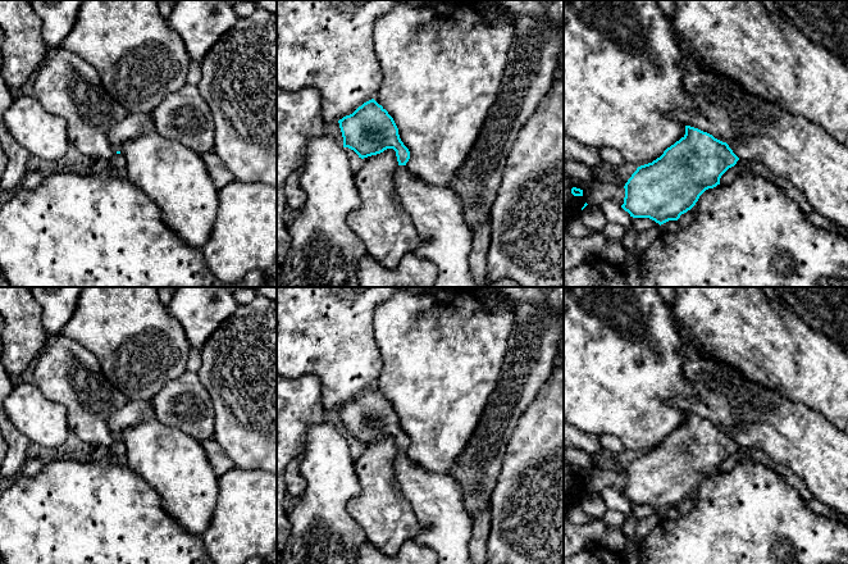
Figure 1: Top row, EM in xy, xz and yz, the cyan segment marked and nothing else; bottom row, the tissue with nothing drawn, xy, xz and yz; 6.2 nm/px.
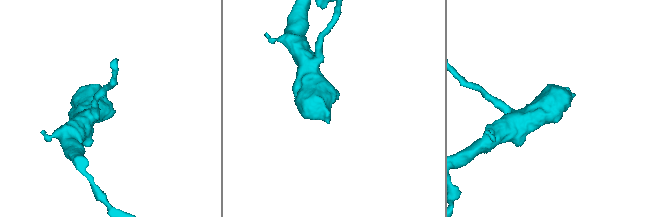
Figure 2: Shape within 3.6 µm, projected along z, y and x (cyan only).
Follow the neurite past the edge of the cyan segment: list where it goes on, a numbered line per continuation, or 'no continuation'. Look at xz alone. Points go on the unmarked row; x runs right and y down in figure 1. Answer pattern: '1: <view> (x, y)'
1: xz (446, 527)

